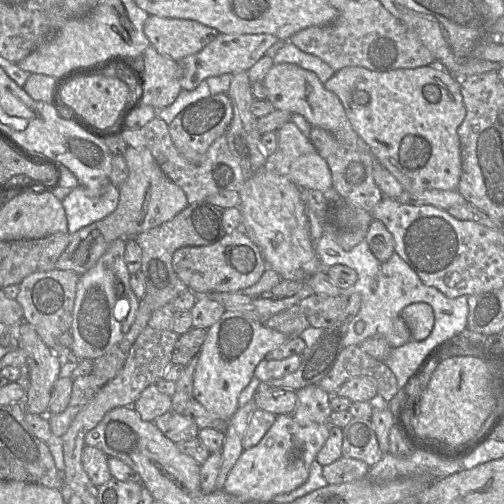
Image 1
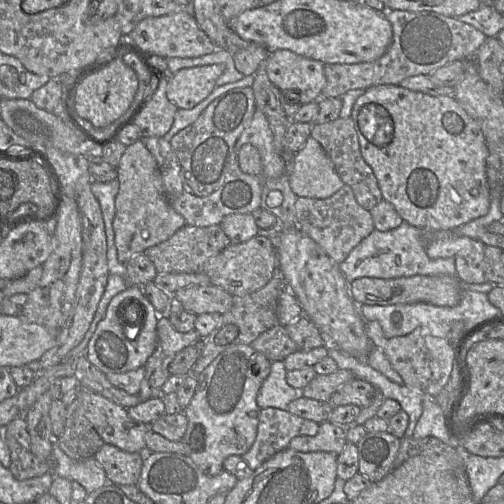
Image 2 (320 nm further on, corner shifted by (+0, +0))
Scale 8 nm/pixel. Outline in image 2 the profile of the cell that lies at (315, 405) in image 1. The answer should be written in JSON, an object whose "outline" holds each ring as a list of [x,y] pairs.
{"outline":[[[326,420],[315,436],[294,437],[289,447],[300,452],[330,452],[339,455],[347,443],[346,428]]]}

